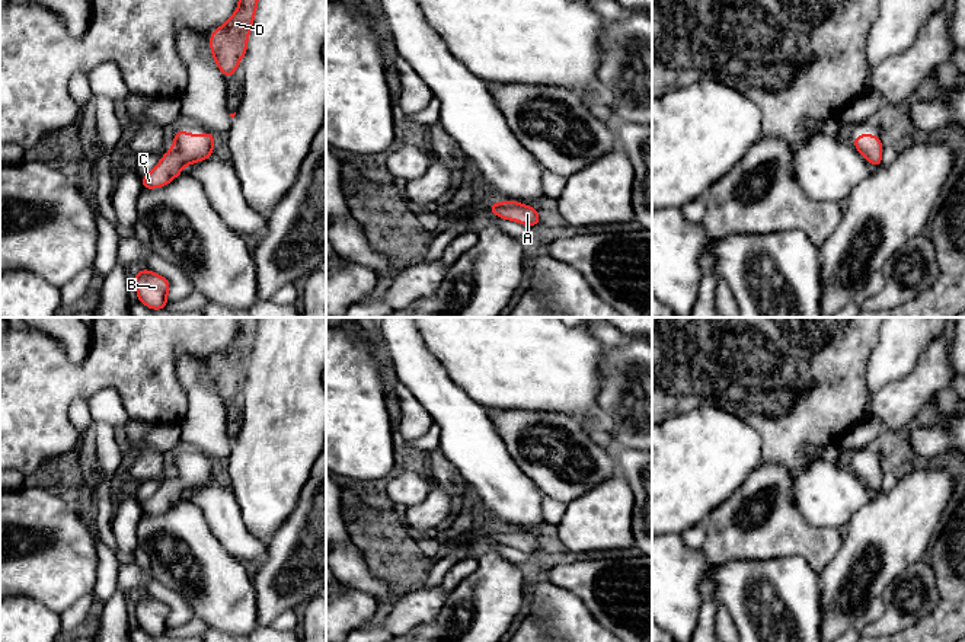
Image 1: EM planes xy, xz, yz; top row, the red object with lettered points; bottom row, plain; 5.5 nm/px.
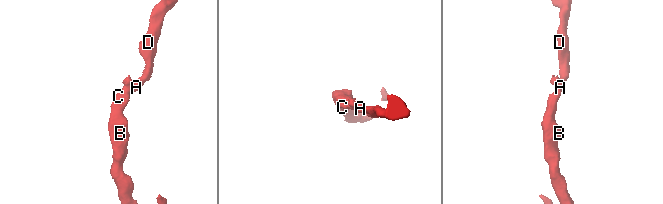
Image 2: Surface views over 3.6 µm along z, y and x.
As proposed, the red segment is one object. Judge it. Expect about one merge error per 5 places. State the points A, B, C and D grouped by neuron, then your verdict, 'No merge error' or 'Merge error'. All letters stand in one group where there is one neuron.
Groups: A B C D. No merge error

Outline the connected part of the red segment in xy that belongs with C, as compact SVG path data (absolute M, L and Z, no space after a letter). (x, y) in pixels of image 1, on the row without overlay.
M183 453L175 459L169 479L160 482L157 492L141 502L141 515L163 514L178 504L189 489L199 489L213 482L215 463L205 460L186 460Z

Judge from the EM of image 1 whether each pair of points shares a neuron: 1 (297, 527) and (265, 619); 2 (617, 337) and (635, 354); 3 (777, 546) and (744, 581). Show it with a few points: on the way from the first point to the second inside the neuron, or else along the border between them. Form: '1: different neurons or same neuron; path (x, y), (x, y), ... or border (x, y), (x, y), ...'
1: same neuron; path (291, 551), (291, 556), (278, 569), (272, 596)
2: different neurons; border (626, 337), (616, 347), (604, 347)
3: different neurons; border (798, 555), (729, 561)

